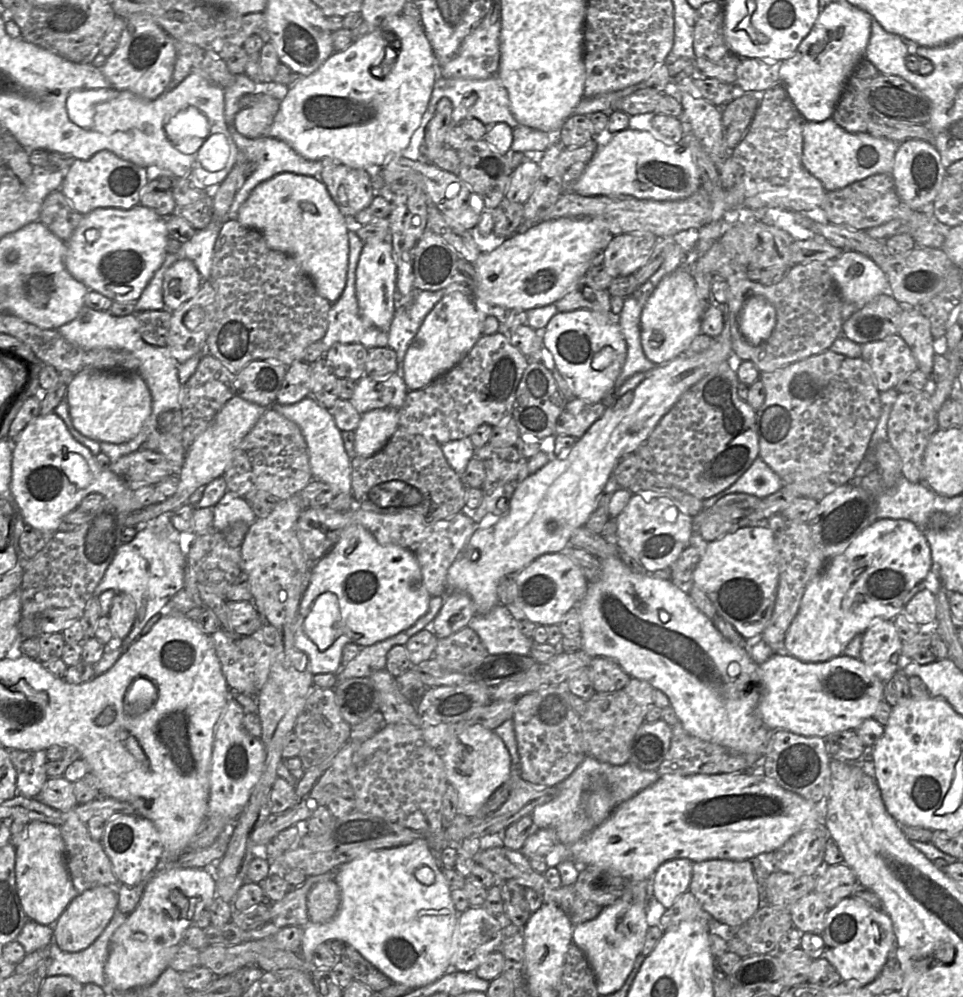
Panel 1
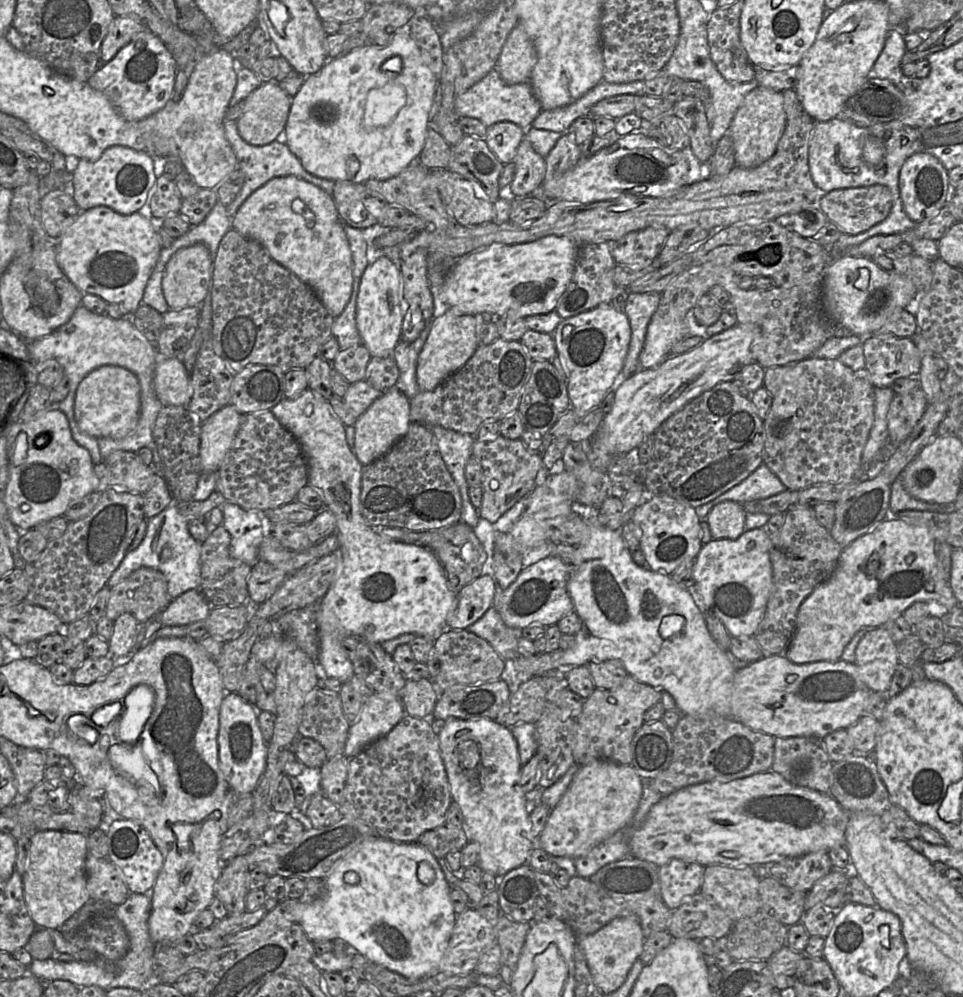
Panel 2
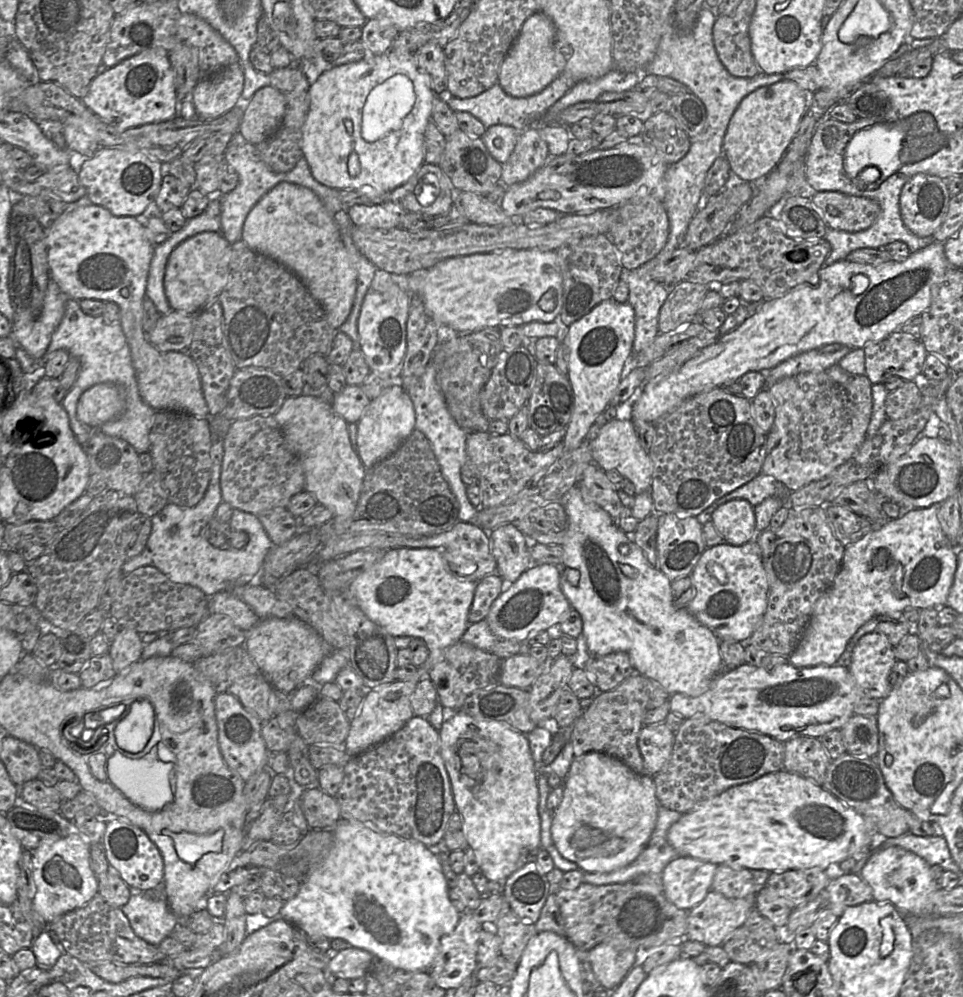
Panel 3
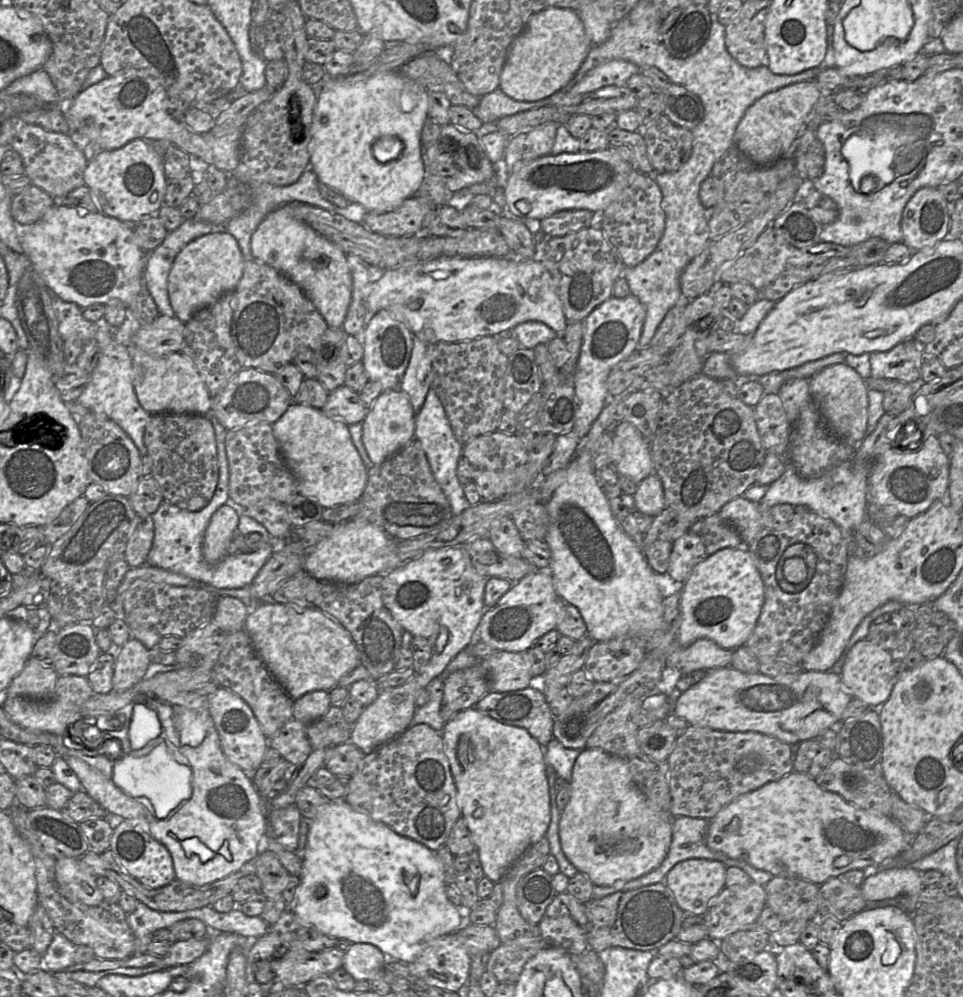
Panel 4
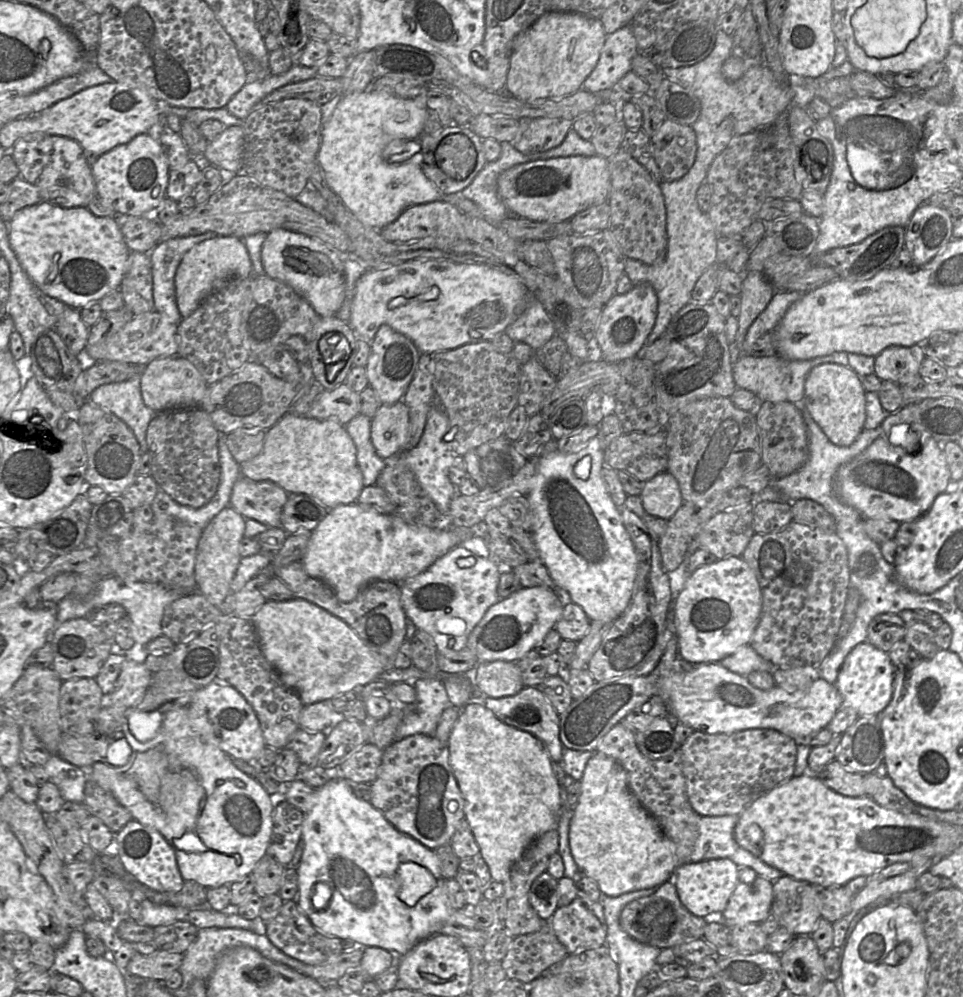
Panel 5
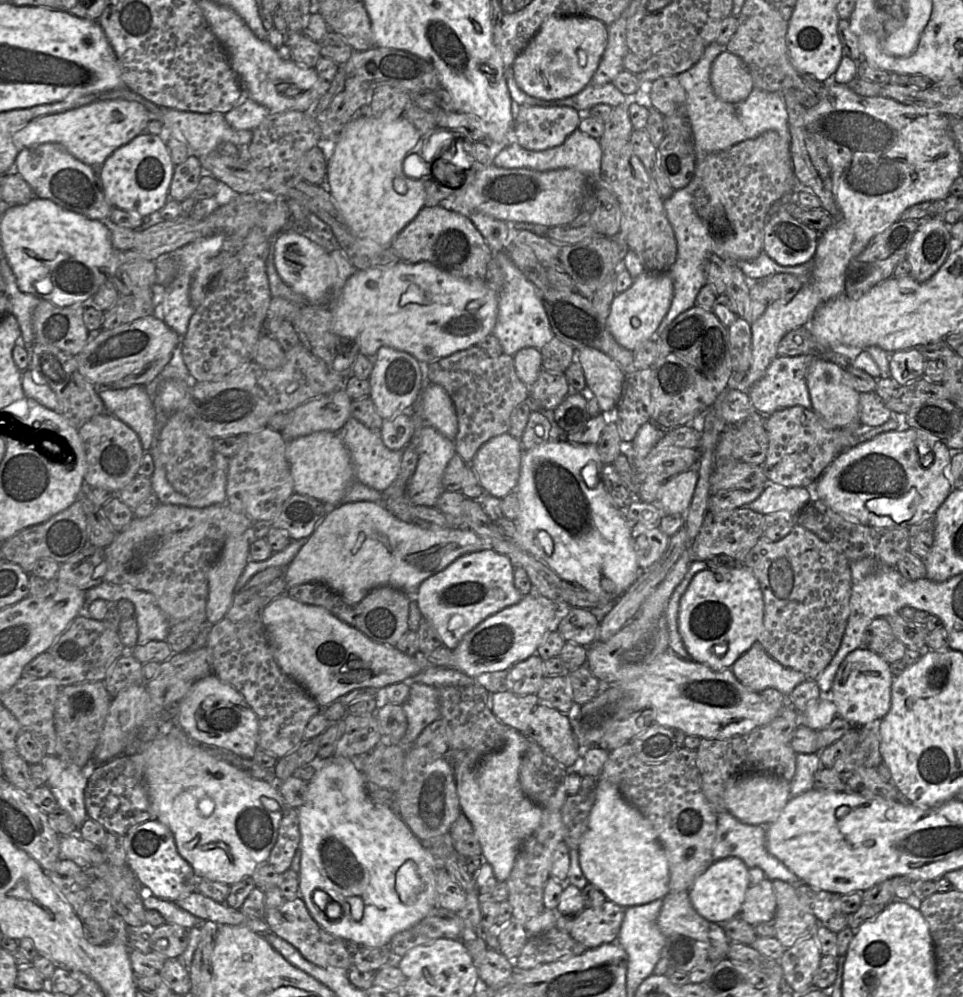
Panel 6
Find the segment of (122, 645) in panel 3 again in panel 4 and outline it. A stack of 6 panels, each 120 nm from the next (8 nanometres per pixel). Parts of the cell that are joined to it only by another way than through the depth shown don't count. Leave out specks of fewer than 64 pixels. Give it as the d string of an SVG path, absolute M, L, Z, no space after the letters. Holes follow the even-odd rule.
M132 637L114 652L113 690L123 692L150 674L151 651L139 640Z

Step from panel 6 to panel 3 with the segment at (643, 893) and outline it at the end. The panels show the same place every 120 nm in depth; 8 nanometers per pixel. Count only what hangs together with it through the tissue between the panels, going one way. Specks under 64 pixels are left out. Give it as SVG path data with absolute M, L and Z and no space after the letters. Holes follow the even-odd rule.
M592 751L573 759L563 787L562 801L551 824L551 836L562 857L589 873L609 873L633 863L656 826L660 804L653 776L635 773L618 758Z

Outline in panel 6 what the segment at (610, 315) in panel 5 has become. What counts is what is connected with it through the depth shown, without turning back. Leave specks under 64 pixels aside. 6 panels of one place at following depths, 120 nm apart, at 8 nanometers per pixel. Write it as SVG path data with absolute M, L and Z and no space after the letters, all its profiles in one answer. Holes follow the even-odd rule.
M644 271L632 285L613 299L606 318L607 327L624 348L634 351L643 342L653 339L657 328L670 309L674 295L673 281L667 272Z

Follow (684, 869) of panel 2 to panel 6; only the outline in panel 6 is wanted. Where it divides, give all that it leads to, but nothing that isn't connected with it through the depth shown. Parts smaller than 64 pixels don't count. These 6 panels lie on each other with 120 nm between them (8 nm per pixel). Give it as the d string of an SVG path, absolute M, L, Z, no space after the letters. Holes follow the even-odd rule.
M726 857L713 862L688 890L693 908L700 916L714 923L724 923L738 916L745 893L750 887L748 870L746 864L738 857Z

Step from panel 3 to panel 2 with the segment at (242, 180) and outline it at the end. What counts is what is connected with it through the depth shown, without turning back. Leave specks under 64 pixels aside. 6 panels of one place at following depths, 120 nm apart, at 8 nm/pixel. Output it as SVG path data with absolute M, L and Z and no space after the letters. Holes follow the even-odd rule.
M224 118L223 125L225 137L236 156L237 168L243 172L245 177L244 184L240 192L237 194L235 199L226 206L227 215L231 219L233 219L239 207L255 190L275 177L289 175L296 176L318 186L330 195L333 194L335 181L319 178L307 172L301 165L300 160L295 156L295 154L292 153L286 143L280 143L279 141L275 140L267 145L250 145L245 142L239 135L236 121Z

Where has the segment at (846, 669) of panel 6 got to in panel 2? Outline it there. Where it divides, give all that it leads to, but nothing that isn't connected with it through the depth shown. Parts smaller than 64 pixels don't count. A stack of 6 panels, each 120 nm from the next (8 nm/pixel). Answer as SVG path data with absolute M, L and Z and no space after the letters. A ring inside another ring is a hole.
M871 628L857 644L854 663L864 684L885 695L899 663L897 643L885 628Z

